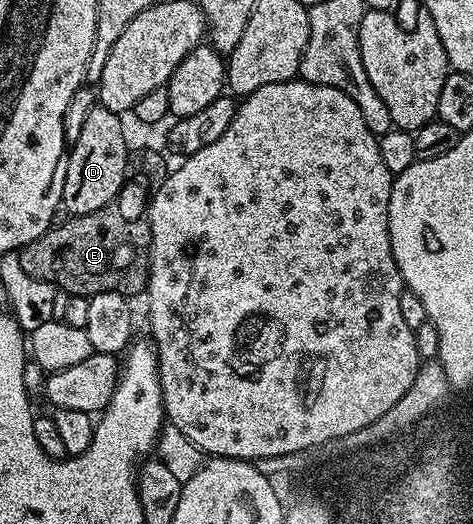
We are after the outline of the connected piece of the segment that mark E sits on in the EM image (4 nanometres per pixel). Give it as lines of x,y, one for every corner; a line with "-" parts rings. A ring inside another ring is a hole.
117,206
100,208
91,214
69,216
65,221
54,223
35,242
20,249
23,270
30,276
43,279
70,296
87,296
118,292
127,298
133,298
136,292
144,293
149,286
149,233
148,219
132,220
124,216

